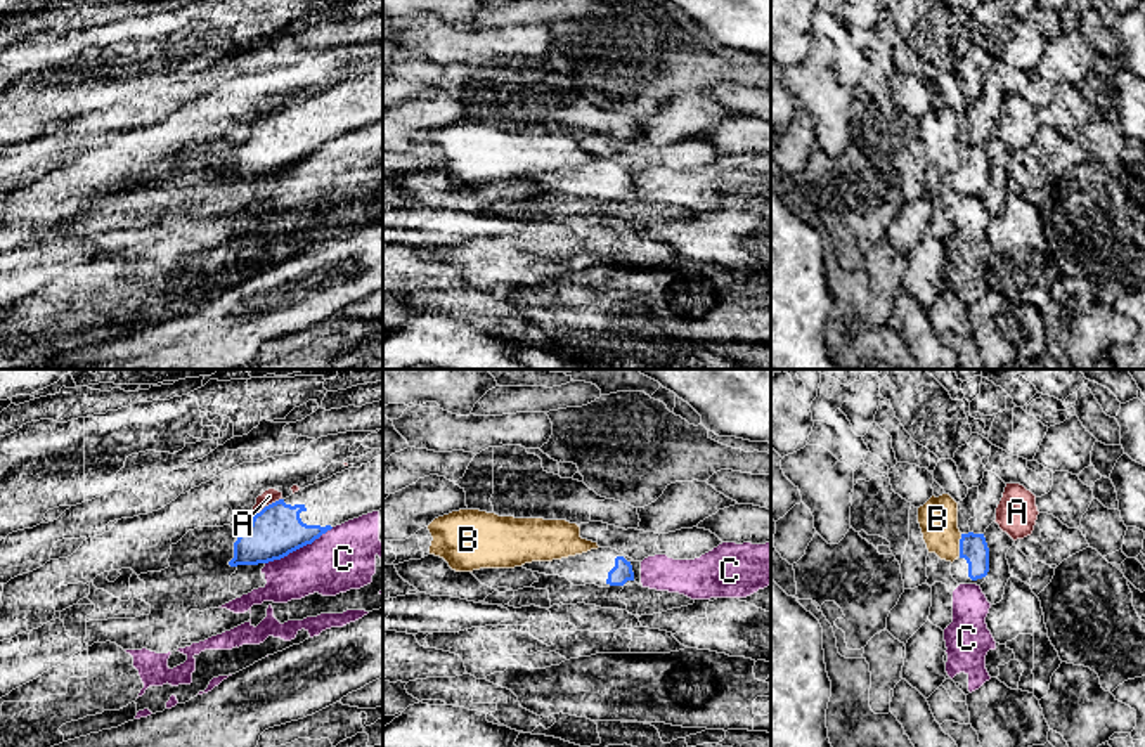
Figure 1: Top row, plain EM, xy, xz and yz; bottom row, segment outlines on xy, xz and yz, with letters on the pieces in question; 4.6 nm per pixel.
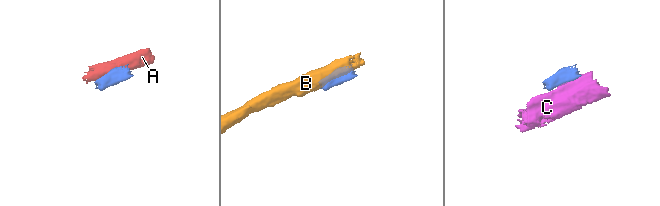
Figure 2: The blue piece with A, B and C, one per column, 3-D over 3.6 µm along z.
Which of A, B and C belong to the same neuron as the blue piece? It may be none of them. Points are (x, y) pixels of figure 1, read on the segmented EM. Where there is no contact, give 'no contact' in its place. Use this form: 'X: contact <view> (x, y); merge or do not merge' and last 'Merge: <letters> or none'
A: contact xy (269, 505); do not merge
B: contact yz (960, 545); do not merge
C: contact xy (298, 548); do not merge
Merge: none

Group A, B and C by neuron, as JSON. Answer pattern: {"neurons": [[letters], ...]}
{"neurons": [["A"], ["B"], ["C"]]}

